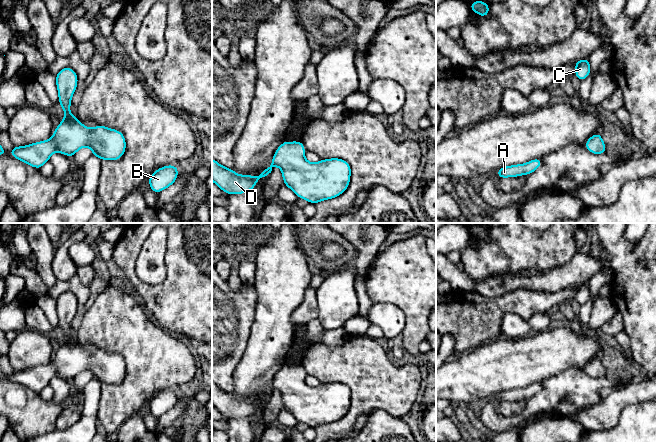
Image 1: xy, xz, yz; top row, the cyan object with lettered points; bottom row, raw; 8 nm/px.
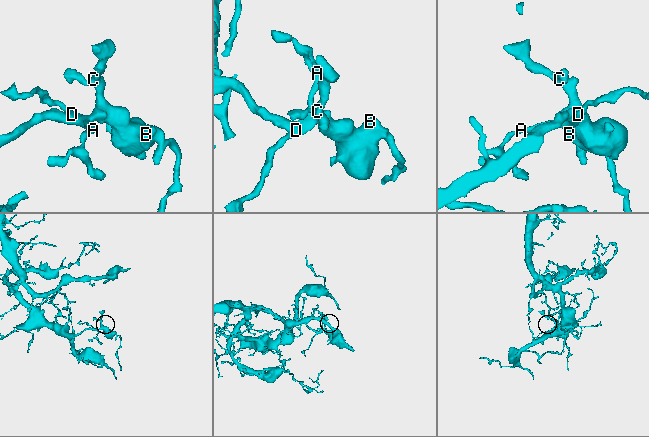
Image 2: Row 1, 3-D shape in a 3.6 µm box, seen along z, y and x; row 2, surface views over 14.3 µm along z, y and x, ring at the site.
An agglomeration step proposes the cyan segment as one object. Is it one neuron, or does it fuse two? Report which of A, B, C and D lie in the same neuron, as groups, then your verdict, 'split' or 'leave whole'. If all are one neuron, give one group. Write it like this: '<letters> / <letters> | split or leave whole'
A B C D | leave whole

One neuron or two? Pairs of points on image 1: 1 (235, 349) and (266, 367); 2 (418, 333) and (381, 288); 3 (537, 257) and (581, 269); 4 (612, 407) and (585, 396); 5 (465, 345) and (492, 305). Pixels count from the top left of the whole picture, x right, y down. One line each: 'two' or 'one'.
1: two
2: one
3: two
4: two
5: one

